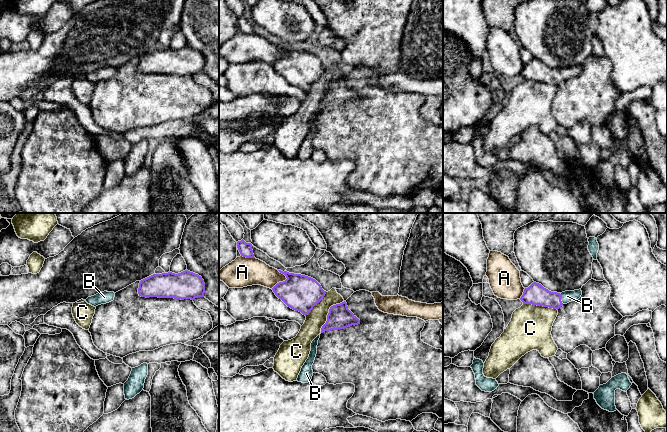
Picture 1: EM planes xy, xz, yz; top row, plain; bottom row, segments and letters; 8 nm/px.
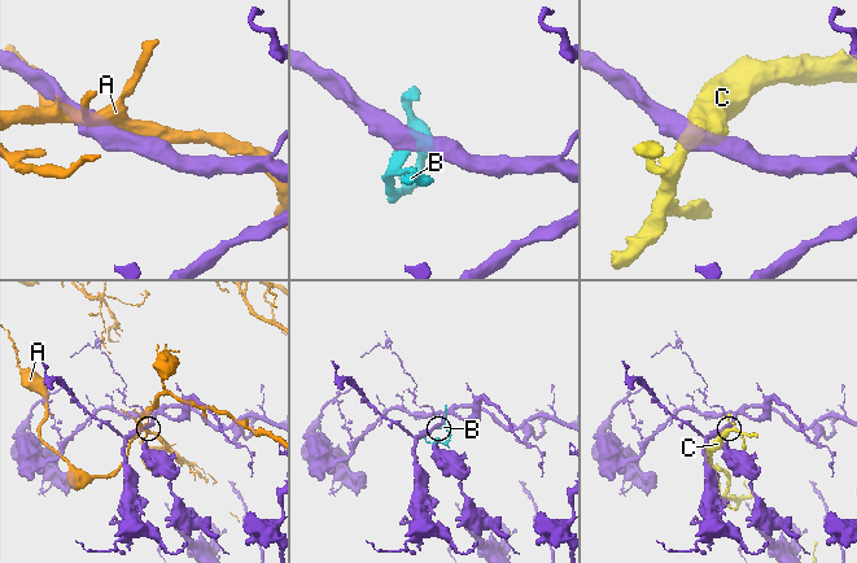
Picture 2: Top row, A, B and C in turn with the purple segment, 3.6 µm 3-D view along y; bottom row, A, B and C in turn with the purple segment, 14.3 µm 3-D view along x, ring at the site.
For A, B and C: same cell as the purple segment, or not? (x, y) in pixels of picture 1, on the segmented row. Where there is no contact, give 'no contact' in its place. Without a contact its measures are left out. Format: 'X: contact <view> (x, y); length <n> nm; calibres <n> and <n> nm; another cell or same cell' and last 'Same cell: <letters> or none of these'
A: contact xz (283, 281); length 160 nm; calibres 300 and 200 nm; another cell
B: contact yz (560, 298); length 90 nm; calibres 170 and 90 nm; same cell
C: contact xz (328, 313); length 320 nm; calibres 190 and 150 nm; another cell
Same cell: B

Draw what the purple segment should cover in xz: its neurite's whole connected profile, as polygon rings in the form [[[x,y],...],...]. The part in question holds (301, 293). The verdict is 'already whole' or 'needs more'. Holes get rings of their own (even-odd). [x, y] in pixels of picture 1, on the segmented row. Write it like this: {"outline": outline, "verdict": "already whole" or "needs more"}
{"outline": [[[278,271],[287,279],[277,283],[272,290],[291,309],[306,316],[324,298],[326,291],[315,279],[301,274]]], "verdict": "already whole"}

